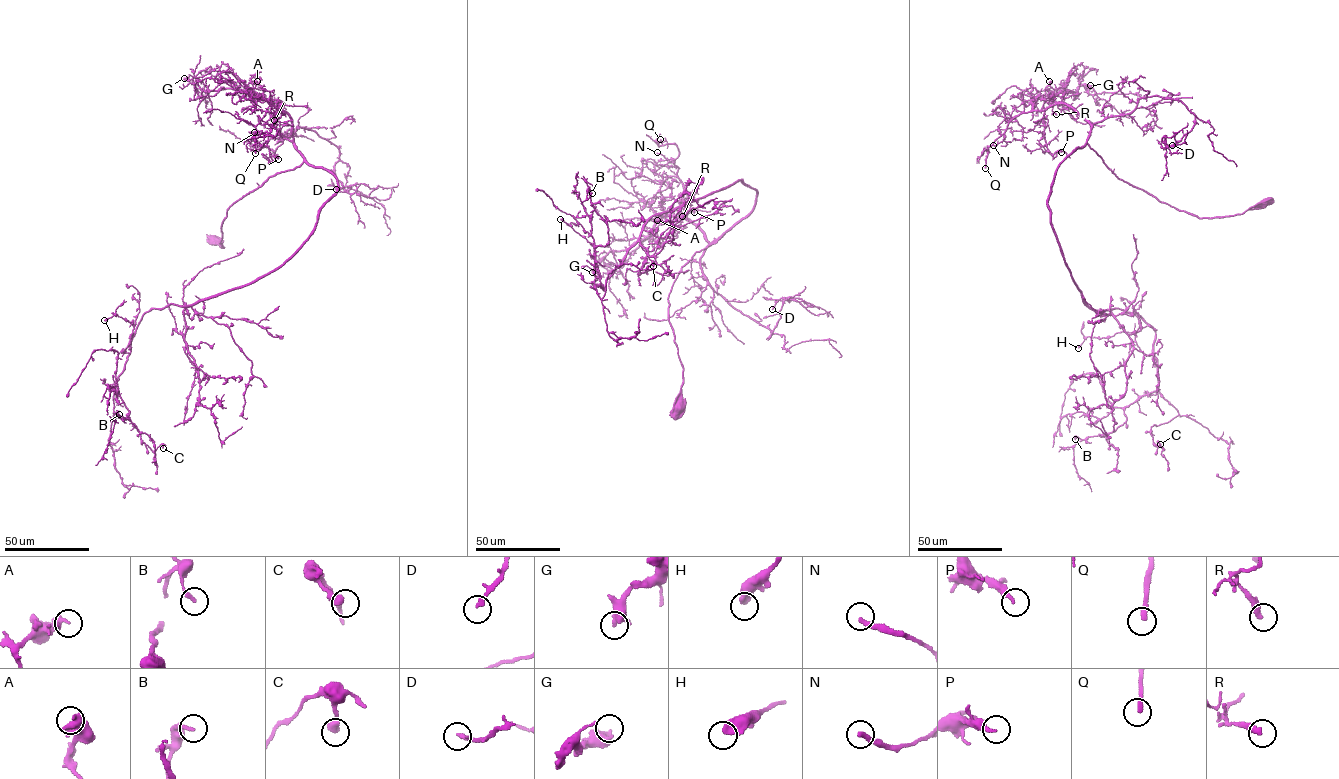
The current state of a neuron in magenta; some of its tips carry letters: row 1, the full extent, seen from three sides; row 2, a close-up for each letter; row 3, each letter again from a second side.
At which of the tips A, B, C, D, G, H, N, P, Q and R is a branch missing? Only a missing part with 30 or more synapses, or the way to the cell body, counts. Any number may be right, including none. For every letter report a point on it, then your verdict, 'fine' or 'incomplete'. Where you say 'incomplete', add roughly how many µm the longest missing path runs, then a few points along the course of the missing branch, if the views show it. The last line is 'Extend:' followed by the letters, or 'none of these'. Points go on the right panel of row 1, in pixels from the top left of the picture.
A: (1049, 81) | fine
B: (1075, 439) | fine
C: (1160, 444) | fine
D: (1172, 145) | fine
G: (1090, 85) | fine
H: (1078, 348) | fine
N: (993, 145) | fine
P: (1061, 152) | fine
Q: (985, 168) | incomplete | 30 µm | (985, 168), (998, 193), (998, 199)
R: (1056, 114) | fine
Extend: Q

